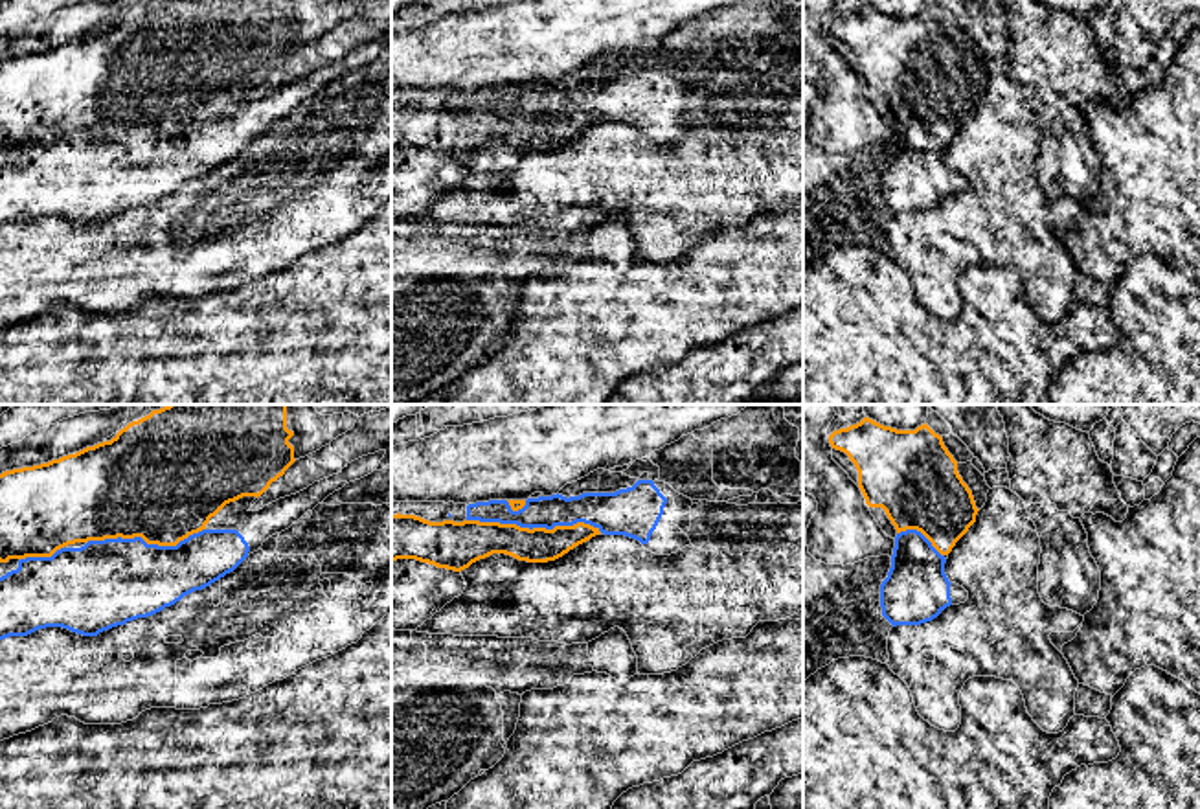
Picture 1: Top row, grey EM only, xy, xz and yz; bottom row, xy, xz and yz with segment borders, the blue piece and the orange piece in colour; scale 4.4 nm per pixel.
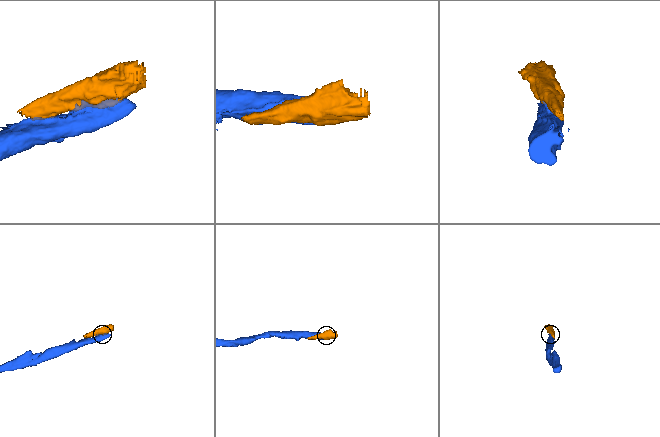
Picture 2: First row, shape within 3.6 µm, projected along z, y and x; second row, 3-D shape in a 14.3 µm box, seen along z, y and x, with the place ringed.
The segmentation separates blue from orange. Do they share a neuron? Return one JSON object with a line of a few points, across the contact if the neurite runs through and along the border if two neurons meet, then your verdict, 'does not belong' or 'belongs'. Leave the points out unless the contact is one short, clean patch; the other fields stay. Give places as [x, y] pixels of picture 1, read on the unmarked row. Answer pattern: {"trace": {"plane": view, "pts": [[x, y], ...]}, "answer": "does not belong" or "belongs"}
{"answer": "belongs"}

